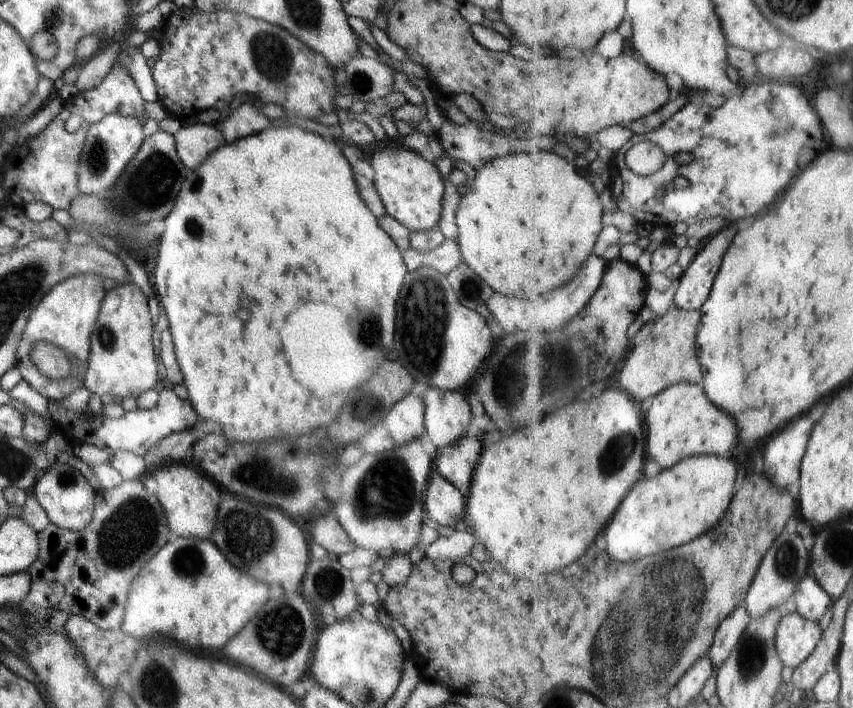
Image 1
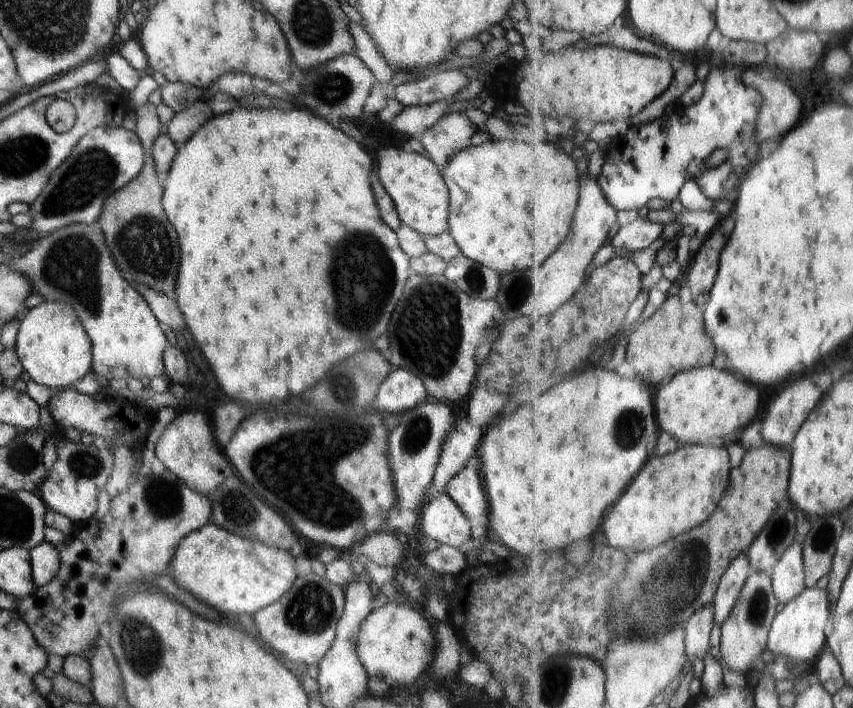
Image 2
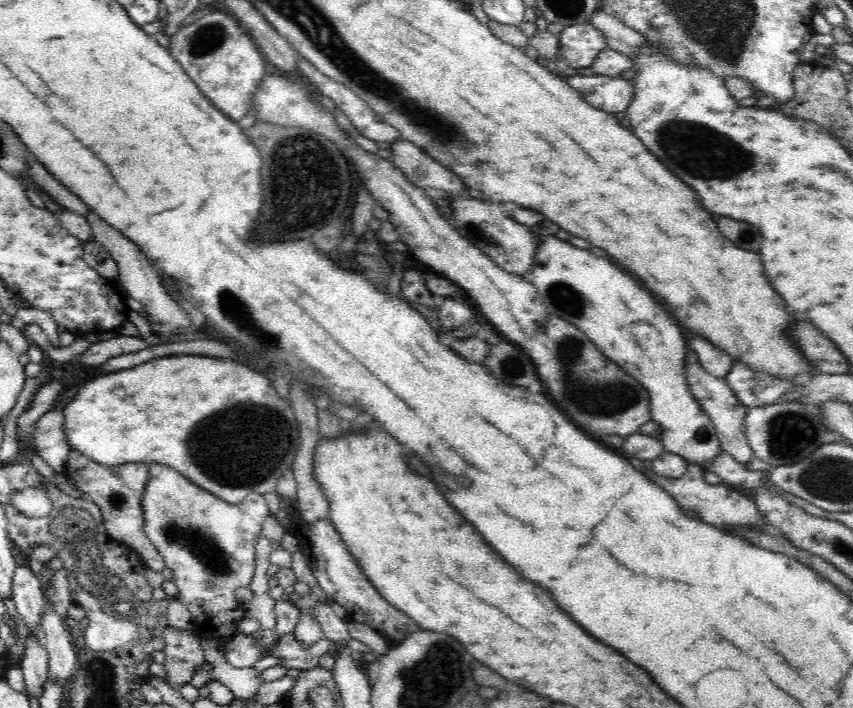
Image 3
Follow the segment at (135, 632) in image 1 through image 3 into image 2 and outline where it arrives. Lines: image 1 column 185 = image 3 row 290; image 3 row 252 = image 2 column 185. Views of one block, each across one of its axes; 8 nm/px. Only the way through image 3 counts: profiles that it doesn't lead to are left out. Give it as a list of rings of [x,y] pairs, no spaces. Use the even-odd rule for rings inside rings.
[[[214,523],[184,536],[170,562],[172,580],[198,602],[226,614],[250,614],[280,600],[294,579],[296,553],[236,536]]]

